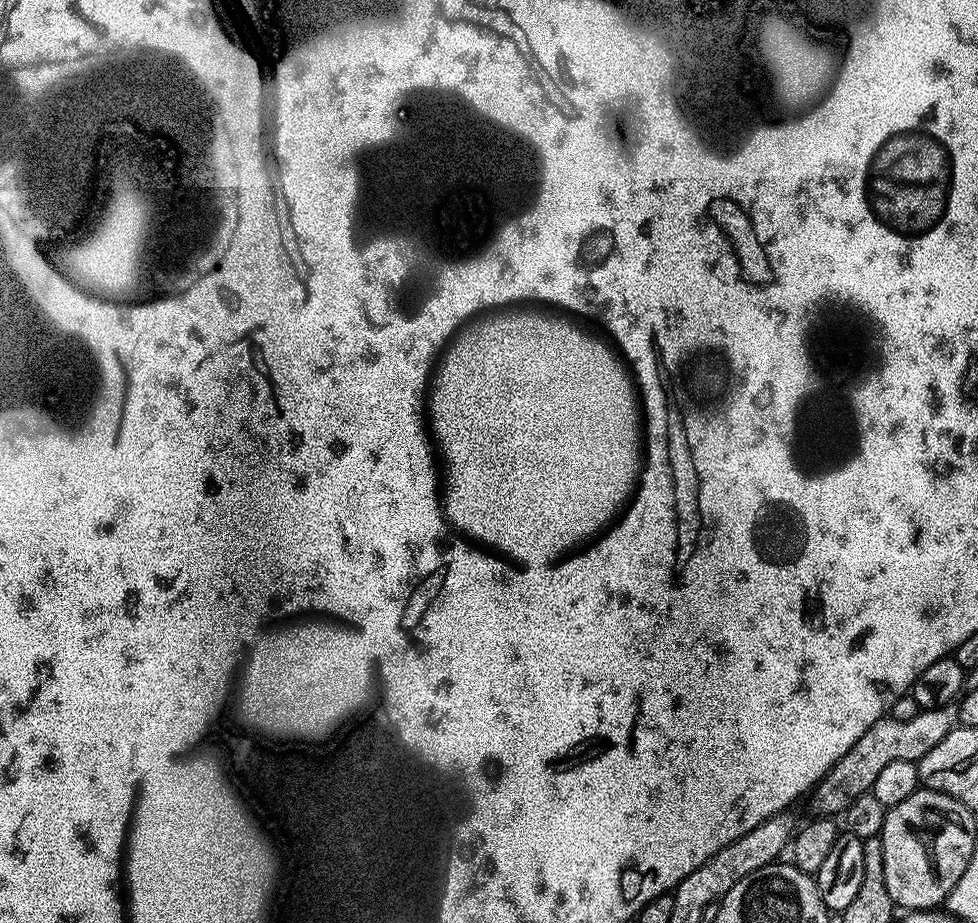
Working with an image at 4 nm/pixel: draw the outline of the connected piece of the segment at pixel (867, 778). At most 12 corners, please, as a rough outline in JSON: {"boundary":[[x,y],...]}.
{"boundary":[[951,703],[874,722],[816,788],[843,813],[887,763],[919,762],[957,724]]}

